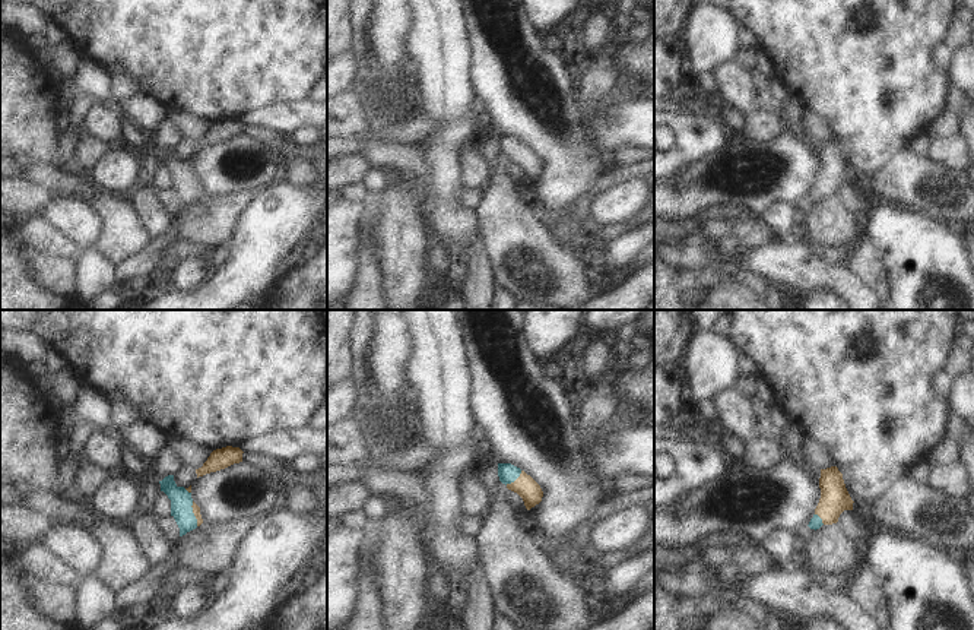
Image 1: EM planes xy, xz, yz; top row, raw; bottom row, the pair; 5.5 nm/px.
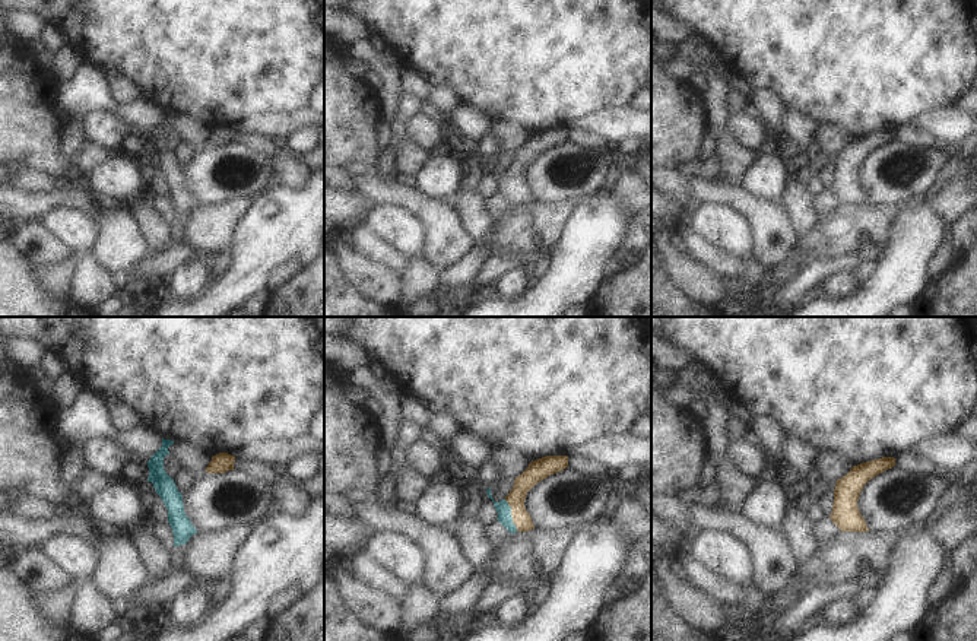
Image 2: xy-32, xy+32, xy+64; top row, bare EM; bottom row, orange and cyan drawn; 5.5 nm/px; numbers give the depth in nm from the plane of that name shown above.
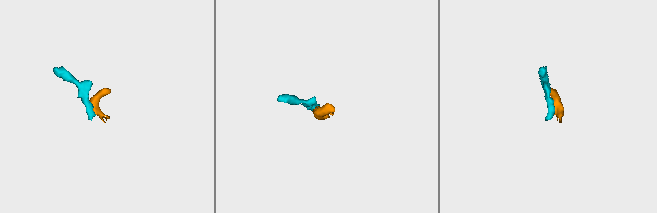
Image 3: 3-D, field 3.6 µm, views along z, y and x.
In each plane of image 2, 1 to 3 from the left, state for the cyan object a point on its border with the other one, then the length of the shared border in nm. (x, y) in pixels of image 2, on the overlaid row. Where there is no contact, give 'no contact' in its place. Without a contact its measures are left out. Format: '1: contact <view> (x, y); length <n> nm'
1: no contact
2: contact xy+32 (511, 516); length 190 nm
3: no contact

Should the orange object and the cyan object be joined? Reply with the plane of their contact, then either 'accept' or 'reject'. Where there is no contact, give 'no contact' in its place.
xy | accept

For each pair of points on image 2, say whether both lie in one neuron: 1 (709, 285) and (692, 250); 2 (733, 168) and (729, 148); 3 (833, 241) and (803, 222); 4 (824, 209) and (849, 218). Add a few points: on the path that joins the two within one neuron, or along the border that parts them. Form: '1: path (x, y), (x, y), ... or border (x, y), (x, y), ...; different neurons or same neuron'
1: border (685, 251), (725, 278); different neurons
2: path (733, 164), (733, 156), (729, 152); same neuron
3: border (820, 219), (799, 237); different neurons
4: border (840, 203), (820, 219); different neurons

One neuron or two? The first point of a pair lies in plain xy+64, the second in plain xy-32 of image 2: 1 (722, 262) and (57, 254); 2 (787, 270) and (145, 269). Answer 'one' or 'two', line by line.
1: one
2: two

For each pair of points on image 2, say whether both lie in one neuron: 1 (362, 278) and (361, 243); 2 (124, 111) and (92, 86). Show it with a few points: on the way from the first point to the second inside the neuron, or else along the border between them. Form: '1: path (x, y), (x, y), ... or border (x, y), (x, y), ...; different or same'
1: border (348, 246), (365, 257), (393, 269); different
2: path (117, 108), (100, 94); same

